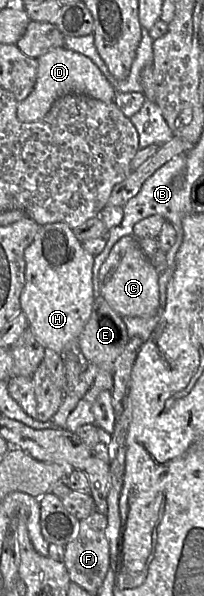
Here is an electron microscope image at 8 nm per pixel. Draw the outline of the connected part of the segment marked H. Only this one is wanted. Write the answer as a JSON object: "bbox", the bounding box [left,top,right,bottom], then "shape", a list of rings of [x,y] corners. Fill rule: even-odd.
{"bbox":[20,222,94,367],"shape":[[[64,222],[42,225],[33,242],[24,251],[25,285],[20,296],[20,304],[22,312],[26,315],[28,328],[44,348],[50,348],[60,355],[74,355],[84,367],[88,362],[80,352],[78,337],[91,316],[94,304],[94,257],[84,250],[73,230]]]}

